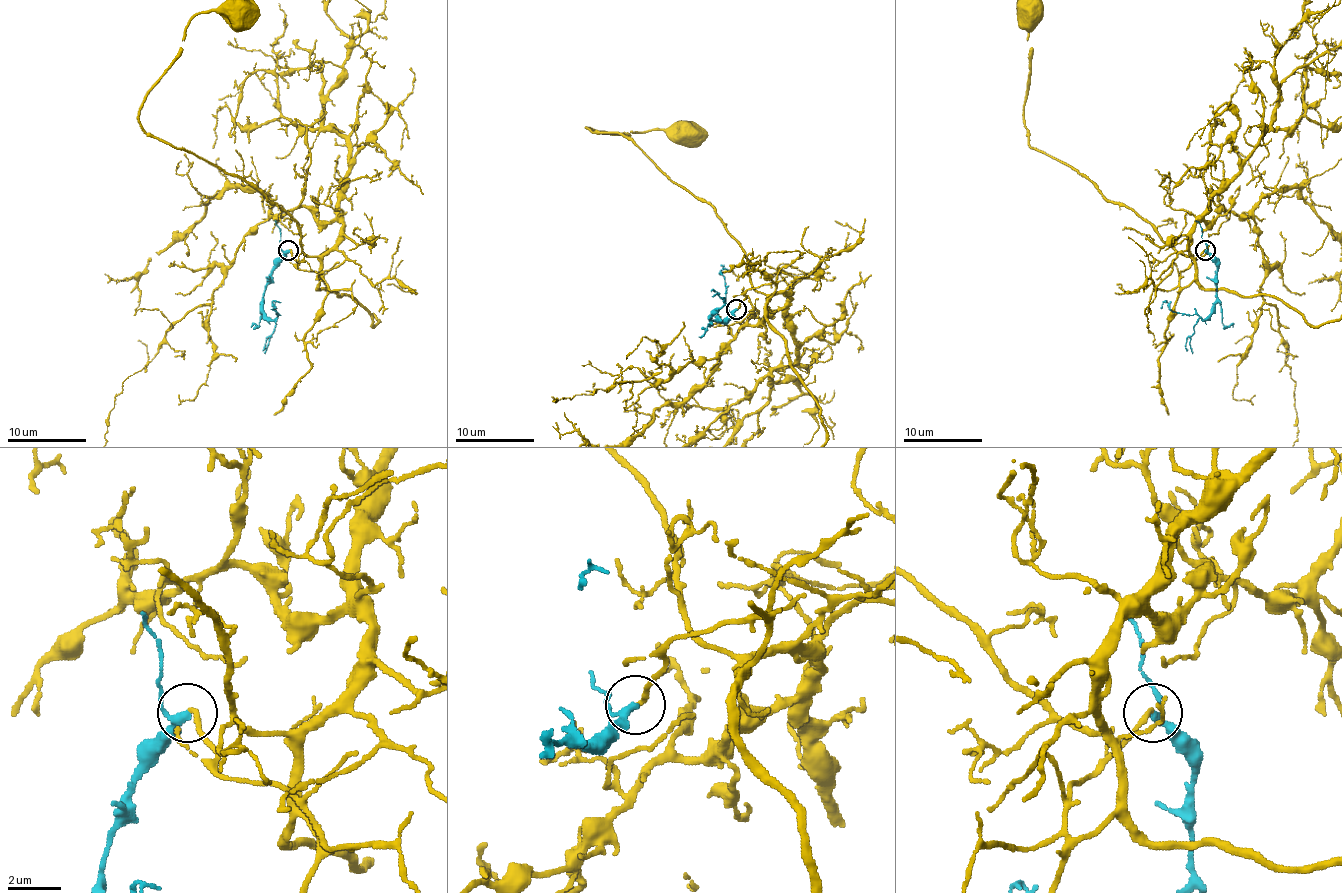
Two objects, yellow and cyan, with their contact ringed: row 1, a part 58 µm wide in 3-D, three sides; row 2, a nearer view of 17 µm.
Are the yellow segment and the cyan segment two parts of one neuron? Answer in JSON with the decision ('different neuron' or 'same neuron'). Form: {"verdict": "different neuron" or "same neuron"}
{"verdict": "same neuron"}

